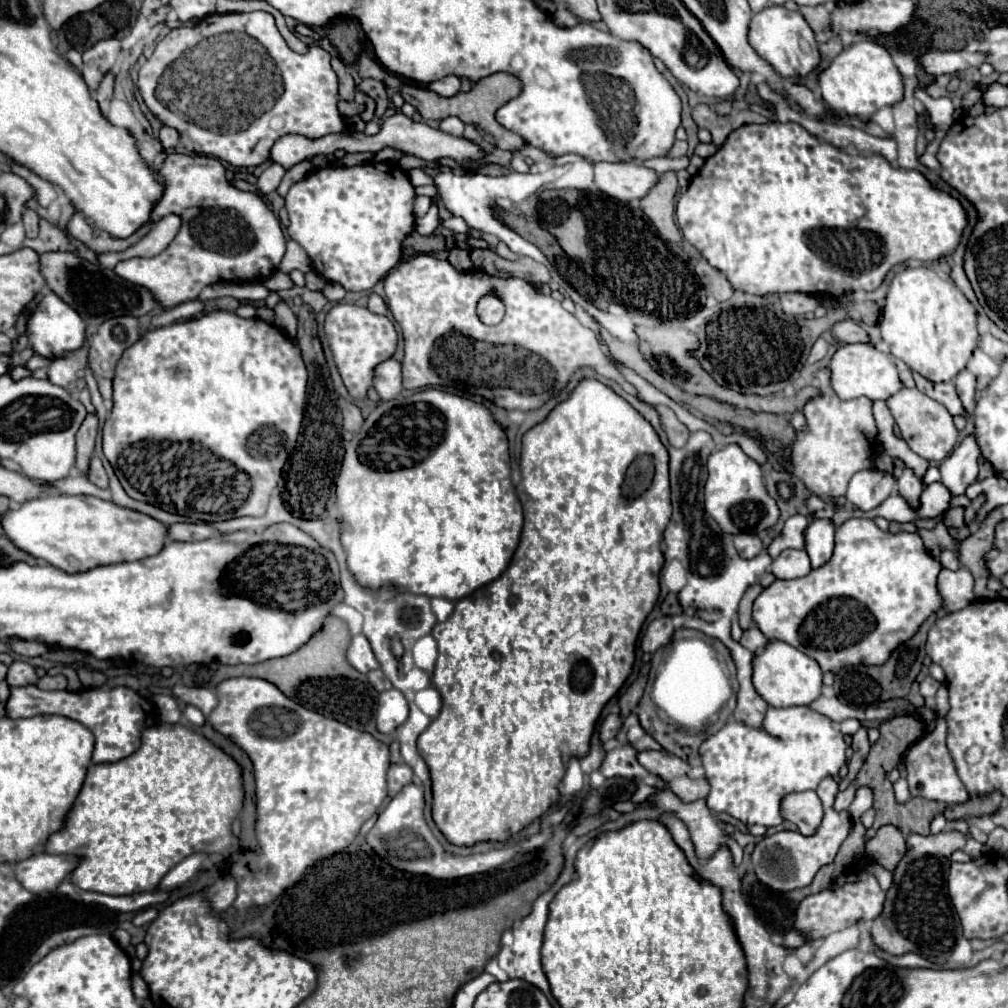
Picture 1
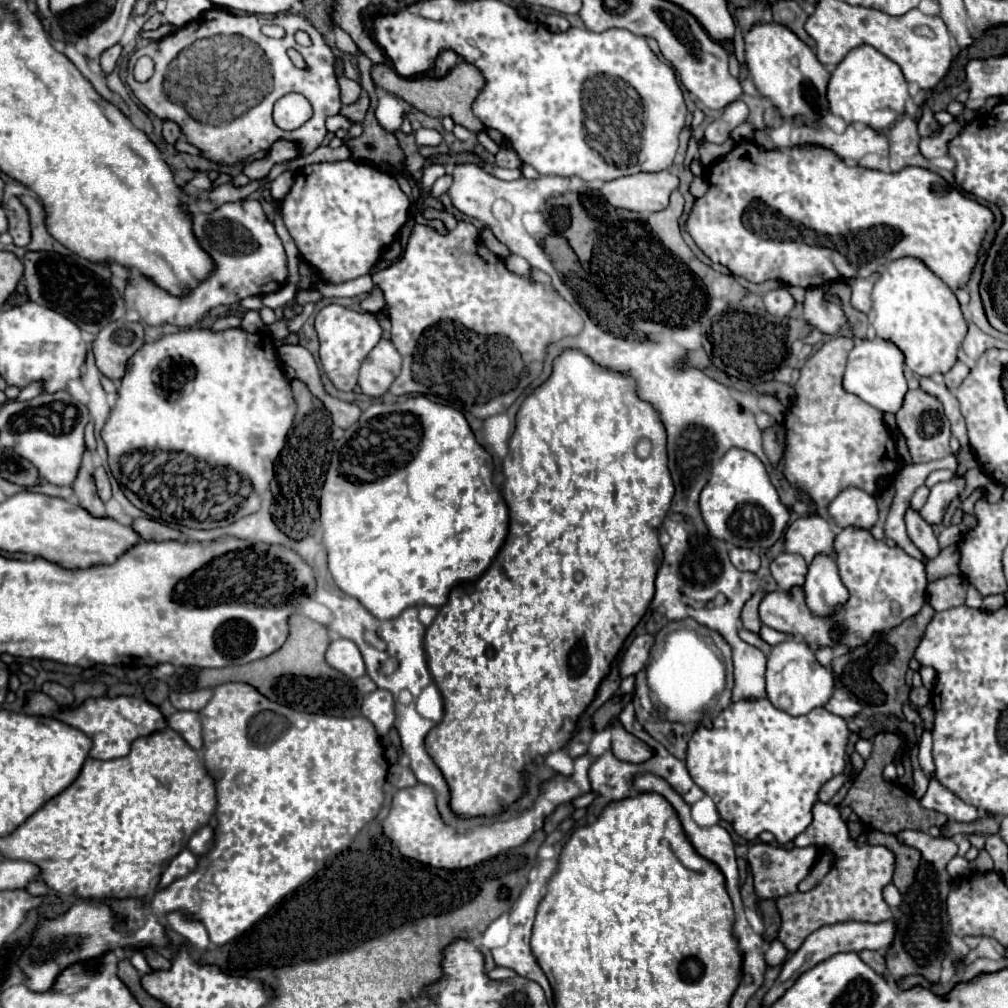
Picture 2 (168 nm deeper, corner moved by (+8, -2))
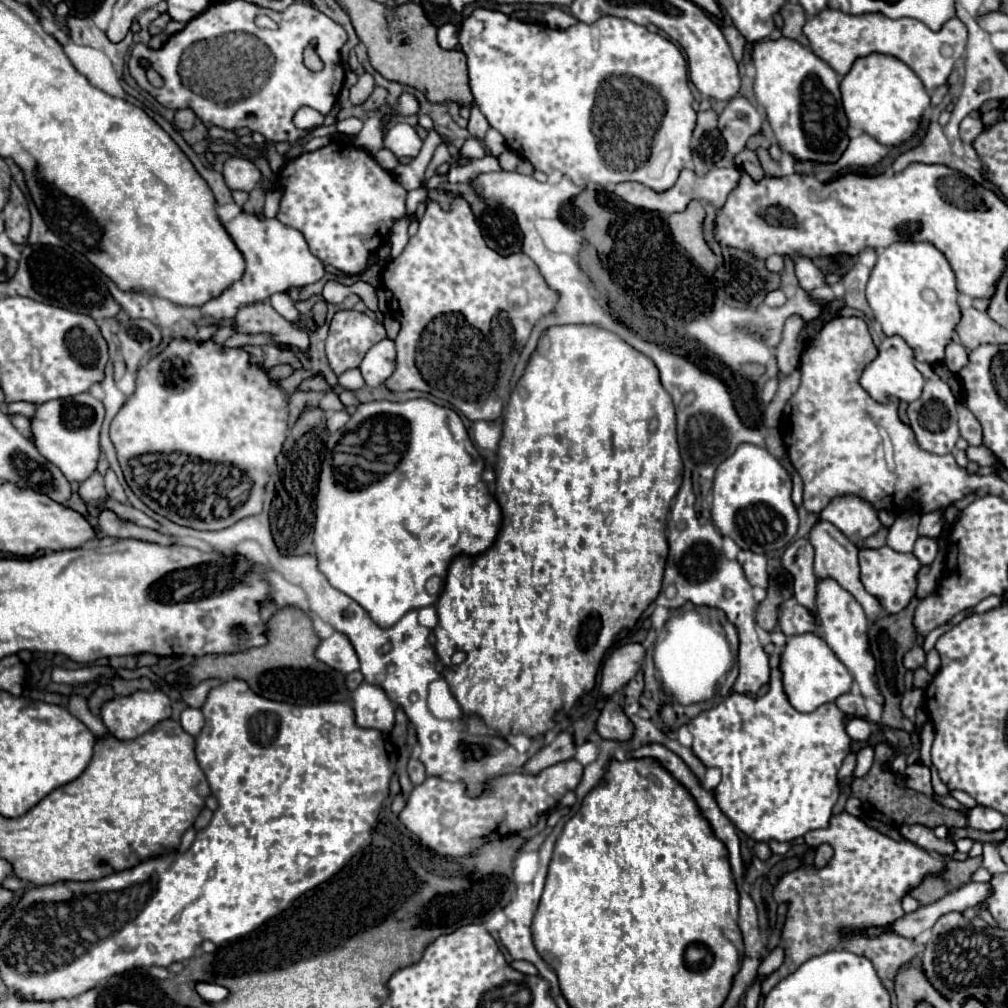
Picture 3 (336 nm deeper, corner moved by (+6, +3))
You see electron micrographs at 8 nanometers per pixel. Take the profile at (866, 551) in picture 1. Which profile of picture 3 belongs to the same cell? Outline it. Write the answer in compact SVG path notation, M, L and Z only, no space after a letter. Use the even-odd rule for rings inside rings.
M889 546L861 548L859 550L859 568L861 568L861 582L863 582L865 590L879 600L879 604L883 606L885 612L889 612L889 614L901 612L915 596L917 572L921 568L921 562L917 560L917 556L913 556L913 552L901 554L901 552L891 550Z

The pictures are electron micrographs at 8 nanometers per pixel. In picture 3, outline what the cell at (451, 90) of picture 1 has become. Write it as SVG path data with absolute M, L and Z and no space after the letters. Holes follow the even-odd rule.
M445 24L437 32L437 42L441 48L455 48L459 44L457 40L457 26L455 24Z

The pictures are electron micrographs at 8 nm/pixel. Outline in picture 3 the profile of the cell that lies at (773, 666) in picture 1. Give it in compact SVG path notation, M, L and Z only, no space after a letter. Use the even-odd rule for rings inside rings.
M811 632L791 636L787 640L785 650L781 652L779 668L781 668L783 690L797 712L813 712L821 704L833 702L837 696L849 692L853 682L851 672L845 668L845 664L841 664L841 660L837 660L827 642Z

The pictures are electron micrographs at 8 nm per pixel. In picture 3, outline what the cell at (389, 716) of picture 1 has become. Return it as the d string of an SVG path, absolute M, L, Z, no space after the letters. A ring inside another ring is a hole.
M363 682L353 692L353 708L355 720L361 728L375 728L385 734L391 732L395 722L395 706L389 696L385 696L383 688Z

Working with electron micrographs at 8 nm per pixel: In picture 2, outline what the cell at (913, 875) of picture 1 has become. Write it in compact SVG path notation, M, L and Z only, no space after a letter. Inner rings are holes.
M907 829L897 835L897 839L903 845L911 845L921 851L923 855L923 865L919 867L915 885L909 889L907 895L903 895L903 905L899 907L899 913L895 917L897 923L897 935L887 949L887 971L895 981L901 981L907 975L921 975L929 983L939 983L939 973L941 973L941 963L947 951L947 939L949 939L949 917L947 917L947 893L951 889L951 877L945 869L945 865L957 855L957 845L953 839L947 837L931 837L923 831Z

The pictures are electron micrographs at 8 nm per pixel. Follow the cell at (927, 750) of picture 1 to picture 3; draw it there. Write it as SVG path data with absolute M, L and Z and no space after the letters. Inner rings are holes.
M973 806L973 808L965 808L963 810L967 822L971 828L977 828L977 830L999 830L1005 826L1005 816L999 814L997 810L993 808L985 808L985 806Z

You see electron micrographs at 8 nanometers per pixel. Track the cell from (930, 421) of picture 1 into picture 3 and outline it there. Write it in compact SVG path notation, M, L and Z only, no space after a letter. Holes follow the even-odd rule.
M927 380L921 398L917 398L915 402L909 404L907 408L907 416L911 422L911 428L915 432L917 444L931 452L931 454L949 454L955 450L955 442L959 438L959 430L957 430L957 410L955 410L955 396L951 394L949 386L941 380Z

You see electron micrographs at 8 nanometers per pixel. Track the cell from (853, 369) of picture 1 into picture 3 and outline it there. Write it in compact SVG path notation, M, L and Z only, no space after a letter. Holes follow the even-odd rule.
M889 336L889 338L881 340L877 358L873 362L869 362L865 366L865 370L861 372L859 384L879 404L889 402L891 398L897 398L901 402L913 402L913 400L917 400L921 396L923 376L917 372L917 368L913 364L913 350L907 346L907 342L903 338L899 338L899 336Z

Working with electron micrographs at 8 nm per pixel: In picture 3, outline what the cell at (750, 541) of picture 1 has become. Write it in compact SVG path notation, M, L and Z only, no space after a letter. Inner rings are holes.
M739 550L737 562L743 566L747 580L753 586L767 588L767 558L763 554L755 554L749 550Z

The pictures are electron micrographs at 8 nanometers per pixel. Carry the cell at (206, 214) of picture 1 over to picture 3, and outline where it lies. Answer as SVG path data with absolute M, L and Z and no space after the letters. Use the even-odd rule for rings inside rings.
M239 212L229 222L223 222L227 234L239 248L239 252L245 258L245 274L241 280L233 282L221 296L209 300L209 304L203 304L199 308L201 316L213 316L217 320L233 318L239 310L239 306L255 304L267 300L275 292L287 292L293 286L307 286L323 278L323 262L313 256L307 248L307 242L301 232L281 224L277 218L271 218L269 224L265 218L257 218L255 214L249 212Z

